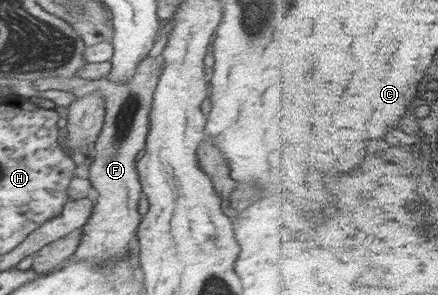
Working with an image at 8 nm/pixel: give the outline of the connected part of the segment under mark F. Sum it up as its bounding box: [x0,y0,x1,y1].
[32,54,162,265]

